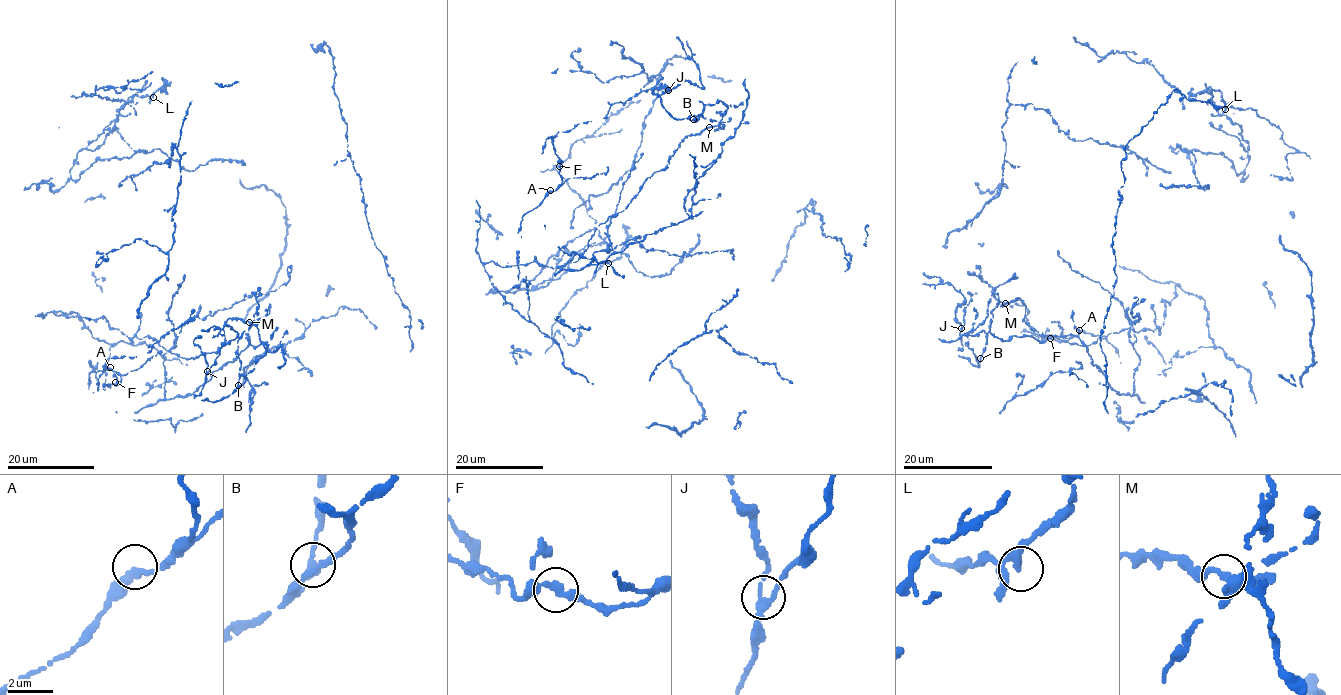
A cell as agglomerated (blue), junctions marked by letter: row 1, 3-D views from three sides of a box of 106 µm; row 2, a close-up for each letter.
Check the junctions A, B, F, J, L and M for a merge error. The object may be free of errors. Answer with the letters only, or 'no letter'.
no letter

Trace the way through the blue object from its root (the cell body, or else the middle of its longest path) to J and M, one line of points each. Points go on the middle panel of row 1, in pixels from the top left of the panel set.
J: (694, 120), (675, 118), (665, 109), (659, 96), (668, 90)
M: (694, 120), (698, 120), (694, 119), (700, 115), (719, 122), (709, 126)

